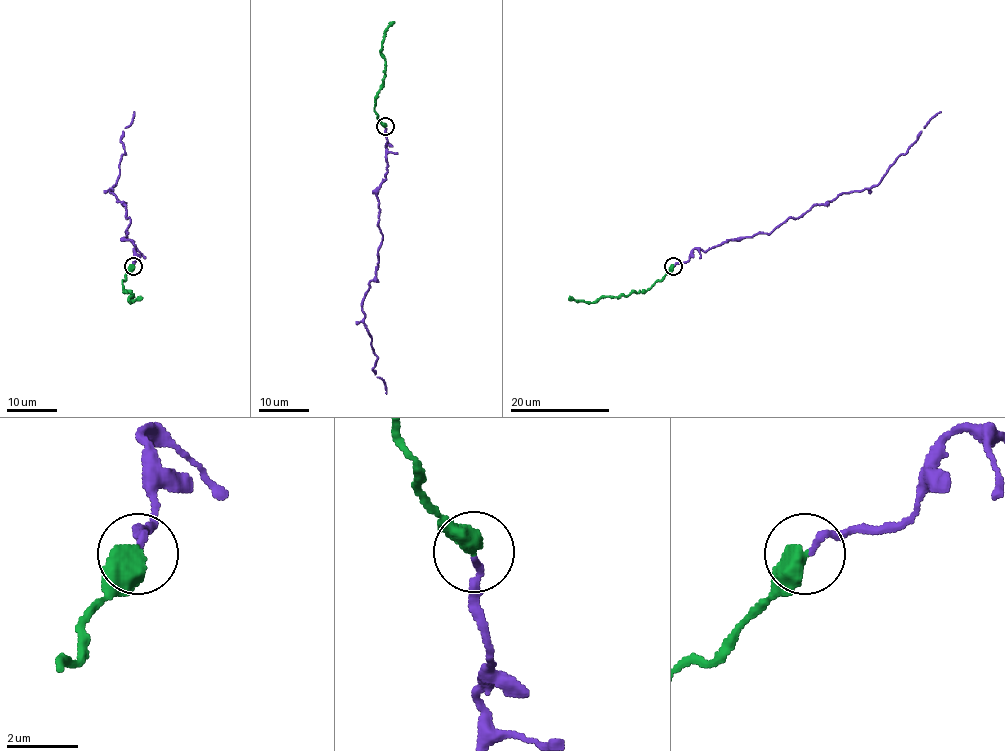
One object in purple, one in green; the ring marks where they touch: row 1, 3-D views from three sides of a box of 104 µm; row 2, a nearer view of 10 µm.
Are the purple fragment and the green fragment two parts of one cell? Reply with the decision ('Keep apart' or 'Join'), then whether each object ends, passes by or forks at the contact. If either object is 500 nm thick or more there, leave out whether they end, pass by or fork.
Join

